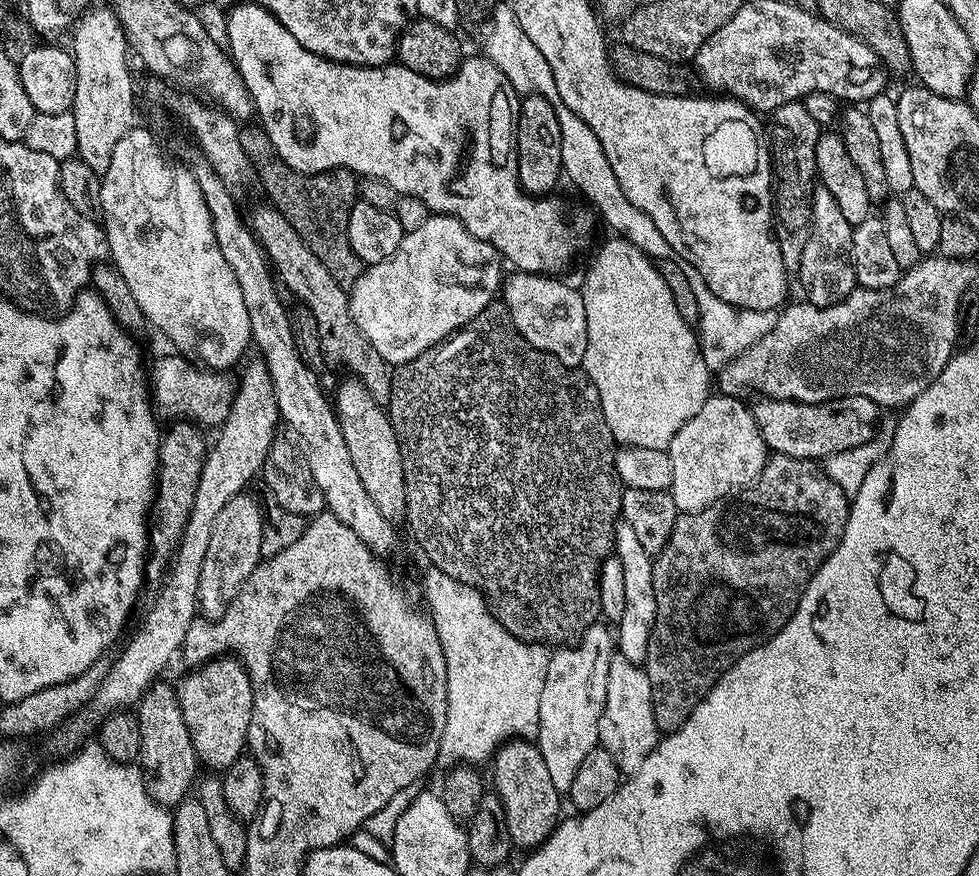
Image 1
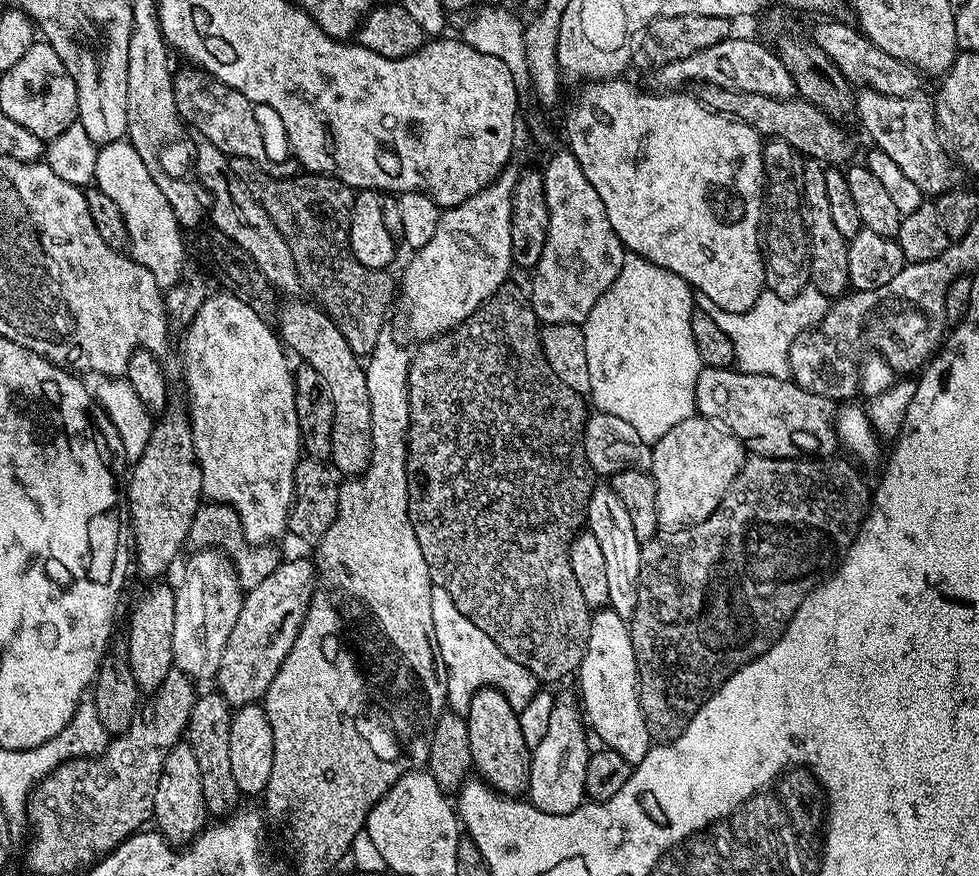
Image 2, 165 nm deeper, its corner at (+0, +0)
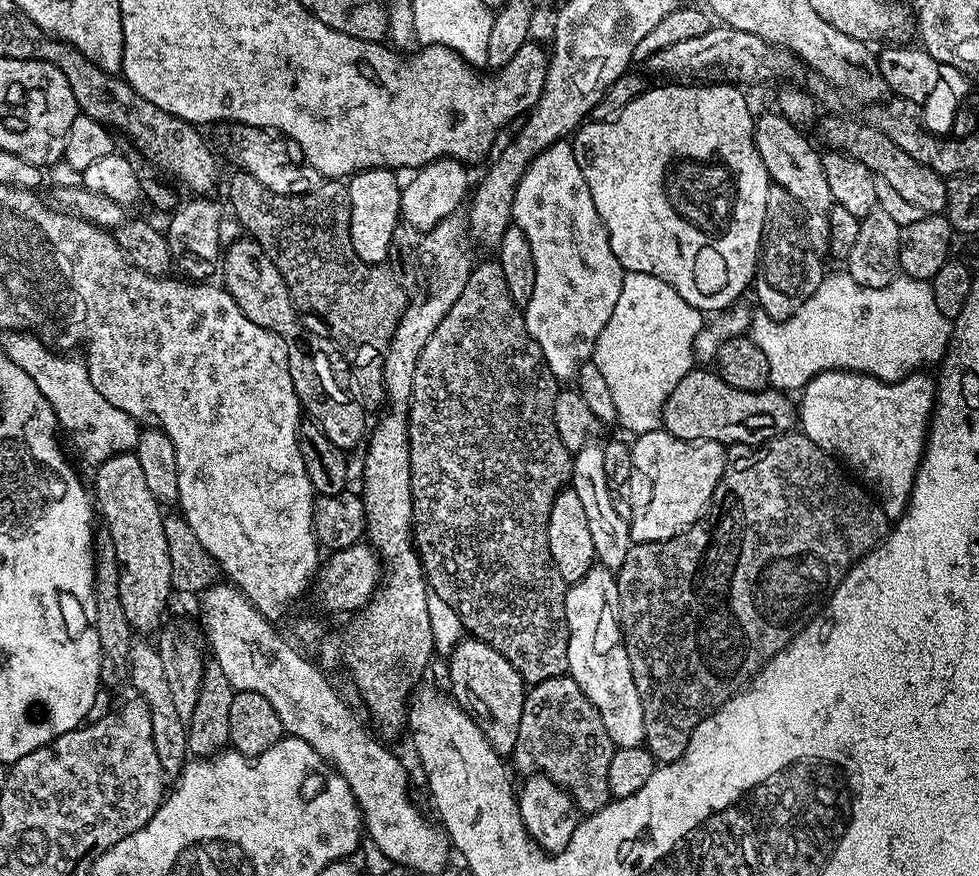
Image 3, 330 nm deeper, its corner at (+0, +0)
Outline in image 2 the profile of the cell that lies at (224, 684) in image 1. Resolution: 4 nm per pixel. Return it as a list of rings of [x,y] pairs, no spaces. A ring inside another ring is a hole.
[[[285,559],[258,586],[247,589],[244,593],[242,610],[238,610],[238,622],[234,622],[234,630],[230,630],[230,638],[226,638],[226,646],[222,650],[222,662],[216,671],[215,687],[224,701],[233,709],[243,704],[254,704],[263,701],[270,682],[274,682],[274,674],[282,666],[282,662],[290,654],[294,642],[298,638],[300,628],[312,604],[312,593],[316,590],[318,577],[315,563],[308,560]]]

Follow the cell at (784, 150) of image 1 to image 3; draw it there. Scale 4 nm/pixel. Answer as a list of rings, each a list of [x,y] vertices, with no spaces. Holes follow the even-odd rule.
[[[787,194],[776,195],[766,202],[764,238],[754,292],[756,288],[757,298],[764,303],[761,304],[763,311],[787,318],[806,298],[810,298],[810,294],[814,294],[814,290],[818,290],[818,286],[825,278],[826,269],[820,265],[821,257],[813,252],[808,244],[808,237],[792,197]]]

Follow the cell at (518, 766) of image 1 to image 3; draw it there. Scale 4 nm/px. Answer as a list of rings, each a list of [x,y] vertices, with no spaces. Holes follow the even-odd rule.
[[[475,638],[461,639],[452,649],[450,663],[451,699],[460,705],[468,717],[486,734],[486,742],[502,758],[511,757],[518,742],[518,726],[522,722],[522,706],[526,695],[526,683],[520,677],[520,668],[510,666],[498,650]]]

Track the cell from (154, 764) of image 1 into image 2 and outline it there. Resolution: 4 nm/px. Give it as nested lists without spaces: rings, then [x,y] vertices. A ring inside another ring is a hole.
[[[152,582],[148,588],[148,593],[137,602],[132,608],[132,613],[128,616],[128,665],[134,674],[134,682],[140,687],[141,693],[151,694],[156,691],[156,687],[166,678],[166,674],[173,671],[172,651],[174,650],[174,602],[176,594],[173,585],[160,584],[164,582]]]

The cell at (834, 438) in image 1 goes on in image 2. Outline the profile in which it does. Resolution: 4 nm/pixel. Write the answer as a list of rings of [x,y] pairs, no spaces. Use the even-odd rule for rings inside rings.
[[[701,367],[696,387],[696,410],[699,415],[708,420],[717,420],[728,431],[740,439],[741,444],[749,453],[758,456],[779,456],[788,458],[793,455],[792,444],[797,453],[807,454],[812,458],[828,458],[838,448],[836,438],[836,409],[837,405],[824,396],[808,392],[791,379],[770,378],[766,374],[750,374],[741,372],[735,367],[710,368]]]

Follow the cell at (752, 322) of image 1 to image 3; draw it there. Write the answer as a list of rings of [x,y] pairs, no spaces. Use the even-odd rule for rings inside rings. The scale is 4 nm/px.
[[[847,271],[825,275],[823,282],[787,318],[776,319],[763,310],[752,313],[750,339],[766,354],[770,362],[770,385],[776,390],[796,388],[802,390],[812,379],[823,372],[863,372],[875,380],[895,382],[905,380],[914,372],[927,369],[927,364],[939,365],[948,350],[953,325],[934,303],[934,290],[927,280],[911,280],[897,275],[881,288],[864,288]]]

